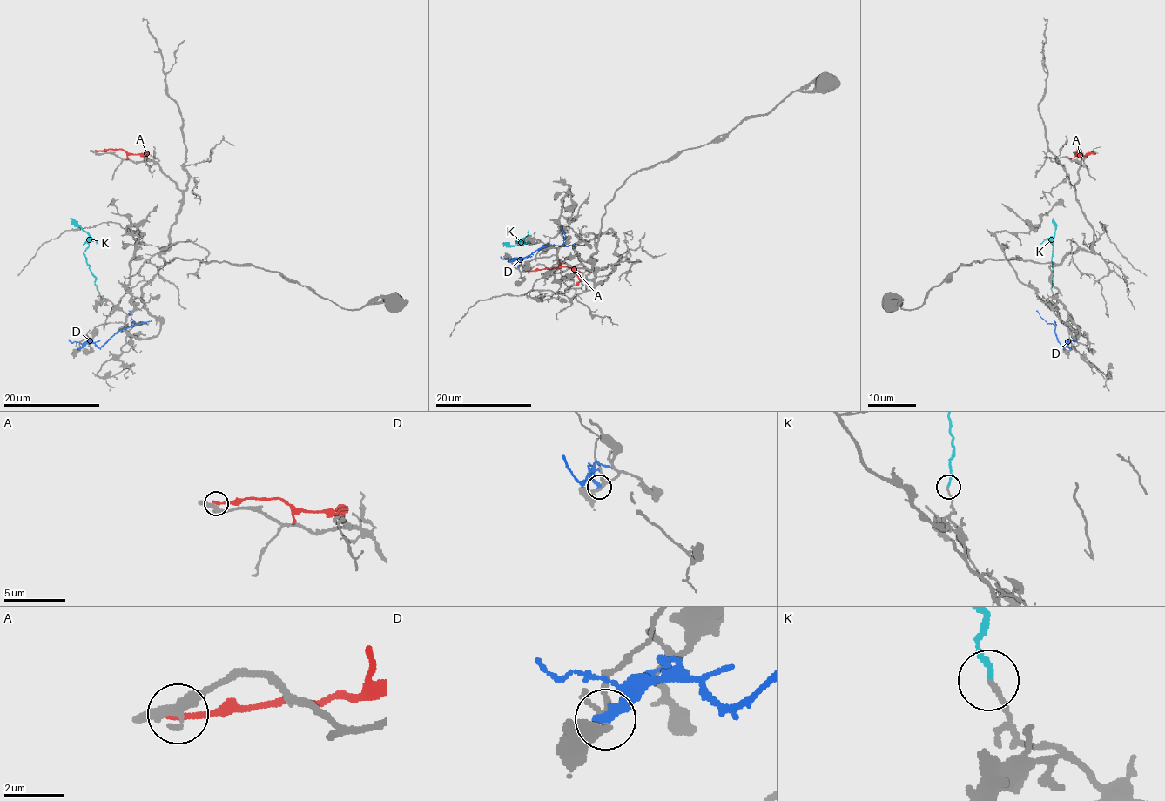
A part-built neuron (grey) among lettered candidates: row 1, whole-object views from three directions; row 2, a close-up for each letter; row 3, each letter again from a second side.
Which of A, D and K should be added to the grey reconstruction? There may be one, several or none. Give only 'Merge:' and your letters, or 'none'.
Merge: K

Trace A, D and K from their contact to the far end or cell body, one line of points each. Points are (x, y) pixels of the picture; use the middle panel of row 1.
A: (528, 270), (569, 266), (578, 277), (575, 286)
D: (511, 260), (527, 257), (549, 245), (562, 245), (565, 234), (560, 226)
K: (528, 241), (501, 244)

